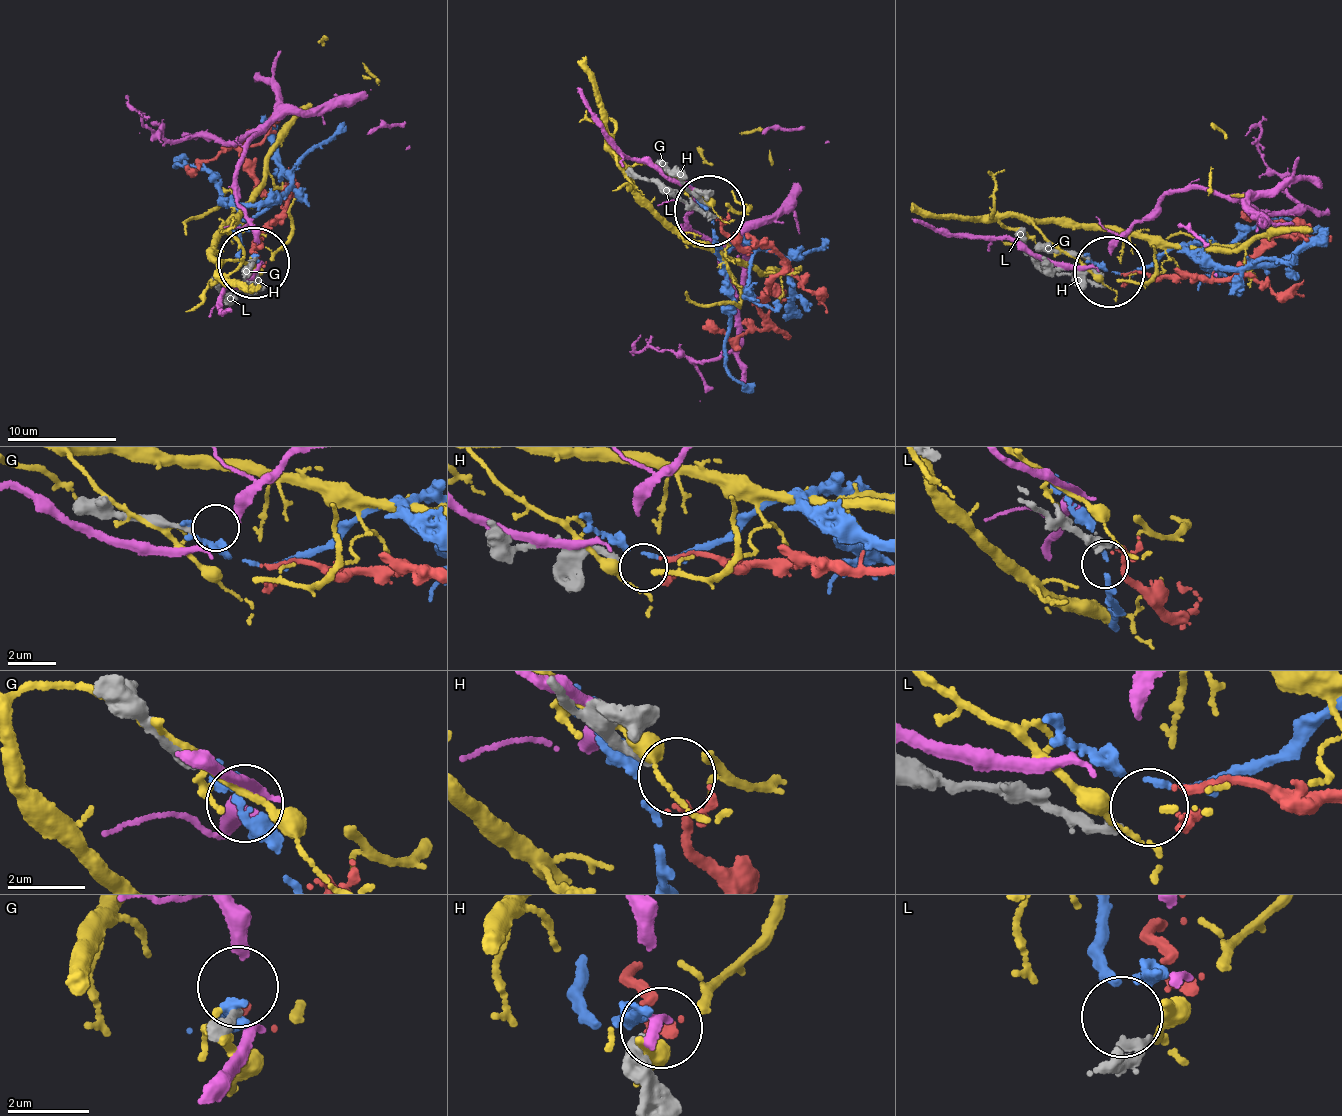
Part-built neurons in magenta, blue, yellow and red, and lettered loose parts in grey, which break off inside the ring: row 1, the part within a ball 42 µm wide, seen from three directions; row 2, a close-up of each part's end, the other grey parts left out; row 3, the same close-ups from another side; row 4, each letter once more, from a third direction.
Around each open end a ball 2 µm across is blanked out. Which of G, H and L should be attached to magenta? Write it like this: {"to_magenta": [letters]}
{"to_magenta": []}

